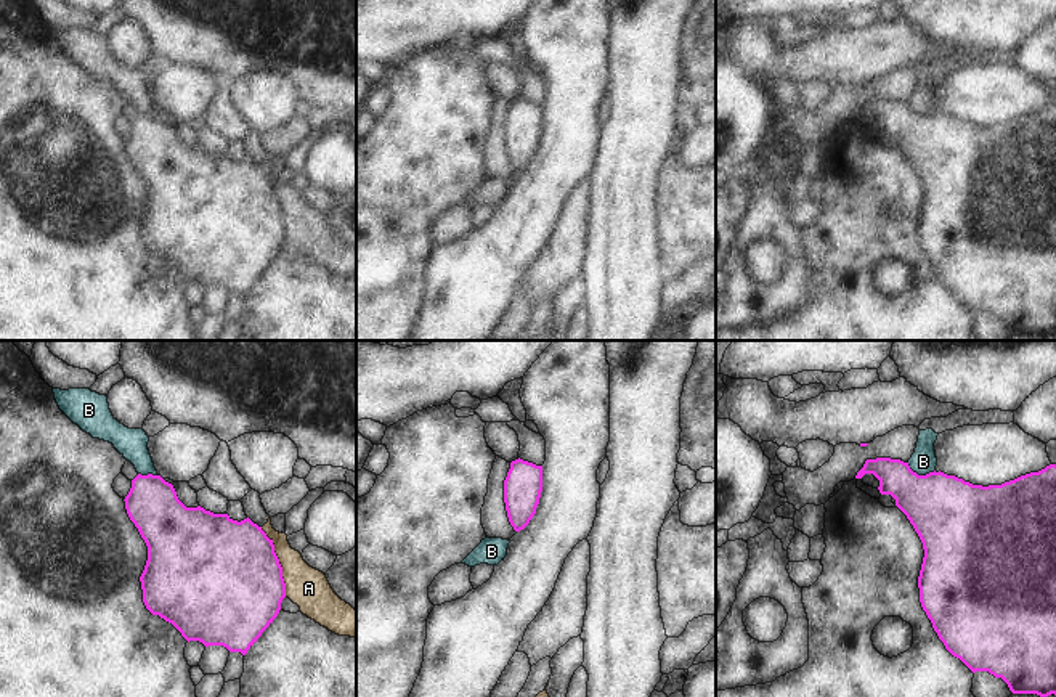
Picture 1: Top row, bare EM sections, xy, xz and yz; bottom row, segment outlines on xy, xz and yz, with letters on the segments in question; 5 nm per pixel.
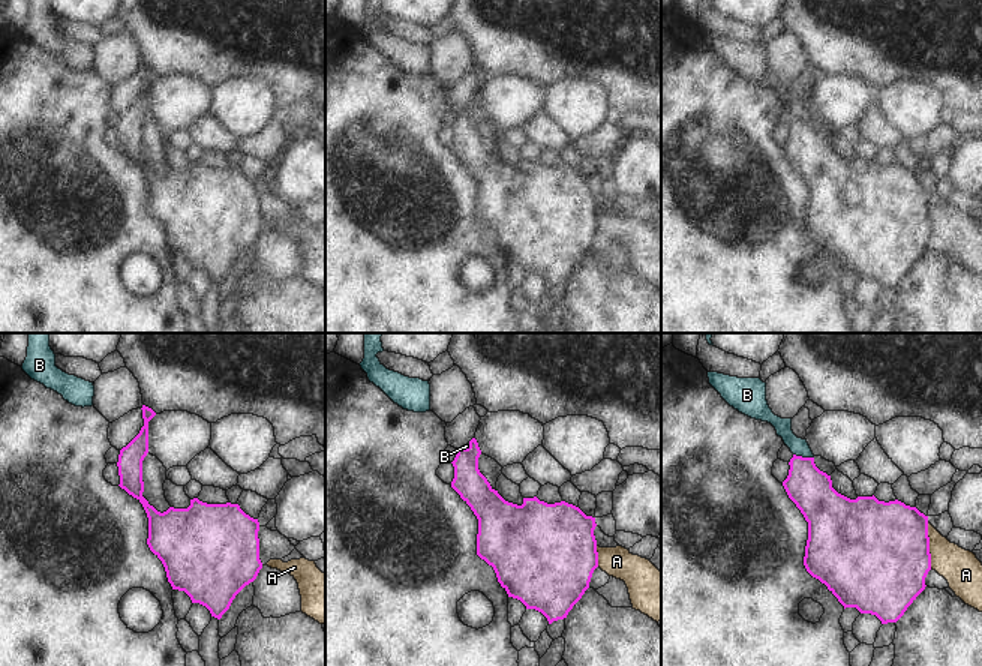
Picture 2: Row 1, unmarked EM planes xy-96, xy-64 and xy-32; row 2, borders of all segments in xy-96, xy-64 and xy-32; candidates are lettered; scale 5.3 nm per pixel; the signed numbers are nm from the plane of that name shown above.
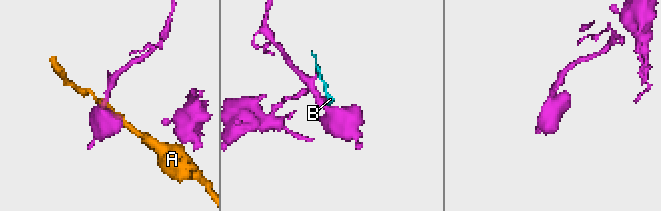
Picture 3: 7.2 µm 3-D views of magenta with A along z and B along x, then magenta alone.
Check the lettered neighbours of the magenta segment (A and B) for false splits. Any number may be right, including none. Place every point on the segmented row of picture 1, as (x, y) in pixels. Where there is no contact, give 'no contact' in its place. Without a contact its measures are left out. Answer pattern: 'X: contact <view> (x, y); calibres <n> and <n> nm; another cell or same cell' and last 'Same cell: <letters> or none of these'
A: contact xy (278, 562); calibres 500 and 200 nm; another cell
B: contact yz (920, 476); calibres 380 and 130 nm; another cell
Same cell: none of these

